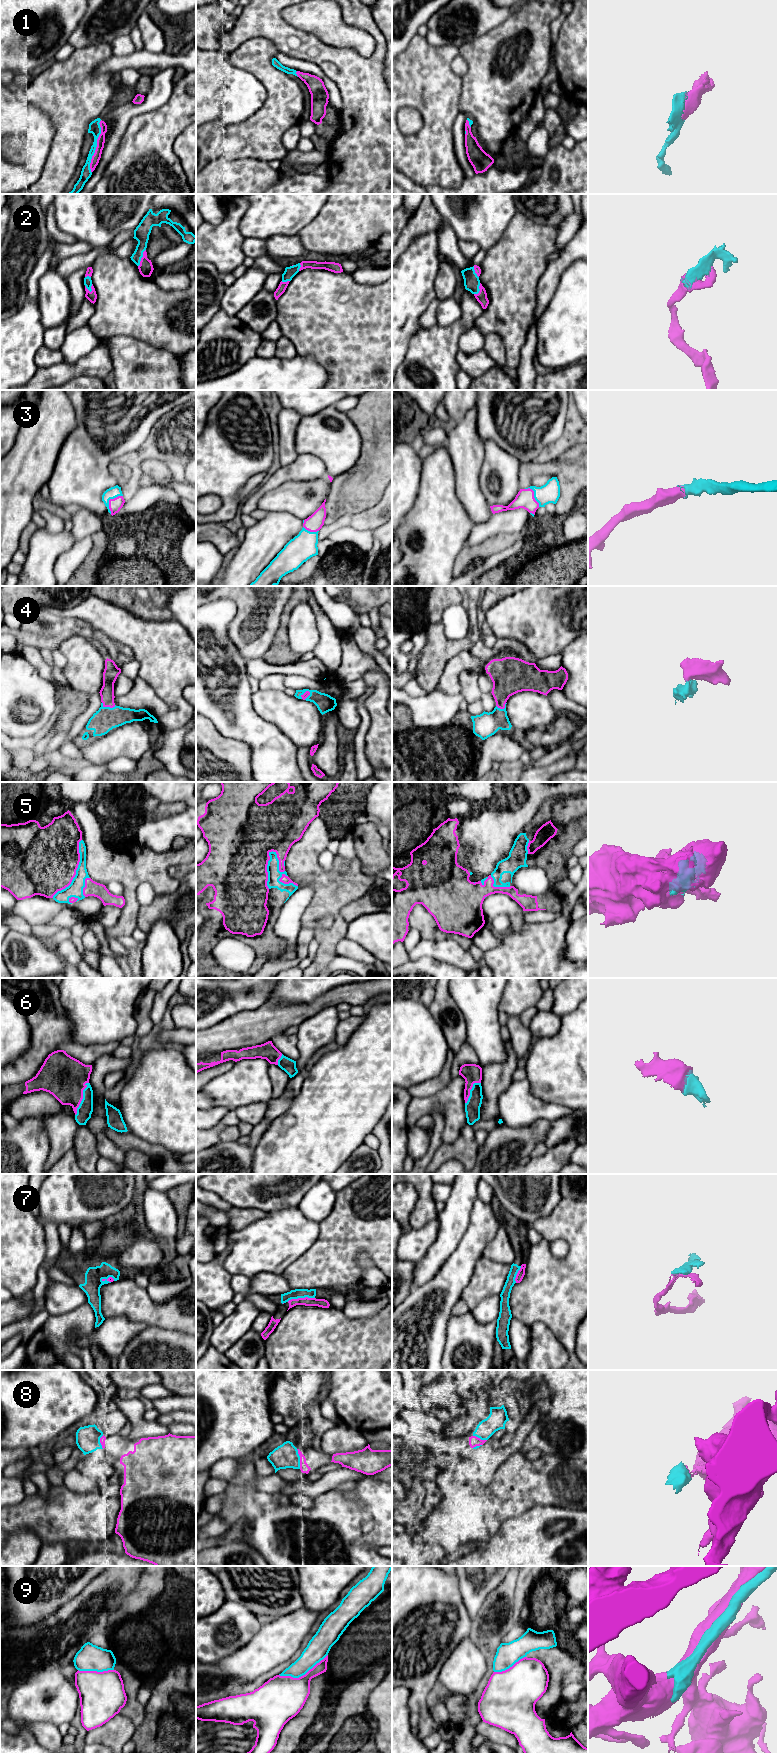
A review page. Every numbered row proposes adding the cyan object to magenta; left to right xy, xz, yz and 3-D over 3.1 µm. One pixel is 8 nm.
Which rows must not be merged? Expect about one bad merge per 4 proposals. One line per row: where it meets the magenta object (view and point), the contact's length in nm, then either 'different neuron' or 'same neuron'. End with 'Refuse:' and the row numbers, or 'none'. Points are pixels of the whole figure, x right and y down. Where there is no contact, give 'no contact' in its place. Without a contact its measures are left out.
1: xy (97, 146) | 440 nm | same neuron
2: xy (141, 258) | 160 nm | same neuron
3: xy (109, 500) | 180 nm | same neuron
4: xy (108, 706) | 120 nm | same neuron
5: xz (282, 874) | 360 nm | same neuron
6: xy (82, 1098) | 300 nm | same neuron
7: xz (300, 1298) | 220 nm | different neuron
8: xz (300, 1459) | 160 nm | same neuron
9: xz (303, 1675) | 420 nm | different neuron
Refuse: 7, 9

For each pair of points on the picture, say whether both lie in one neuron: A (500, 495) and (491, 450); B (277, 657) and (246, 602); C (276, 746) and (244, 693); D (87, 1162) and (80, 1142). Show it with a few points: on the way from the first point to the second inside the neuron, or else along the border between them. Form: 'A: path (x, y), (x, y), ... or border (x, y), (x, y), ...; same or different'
A: path (504, 484), (504, 467), (498, 461); same
B: border (279, 623), (275, 637), (263, 657); different
C: path (263, 733), (244, 714), (244, 706); same
D: path (87, 1157), (85, 1147); same

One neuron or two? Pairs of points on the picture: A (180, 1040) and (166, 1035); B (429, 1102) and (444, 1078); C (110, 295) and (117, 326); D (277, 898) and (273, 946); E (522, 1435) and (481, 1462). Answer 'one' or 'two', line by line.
A: one
B: two
C: one
D: one
E: one

